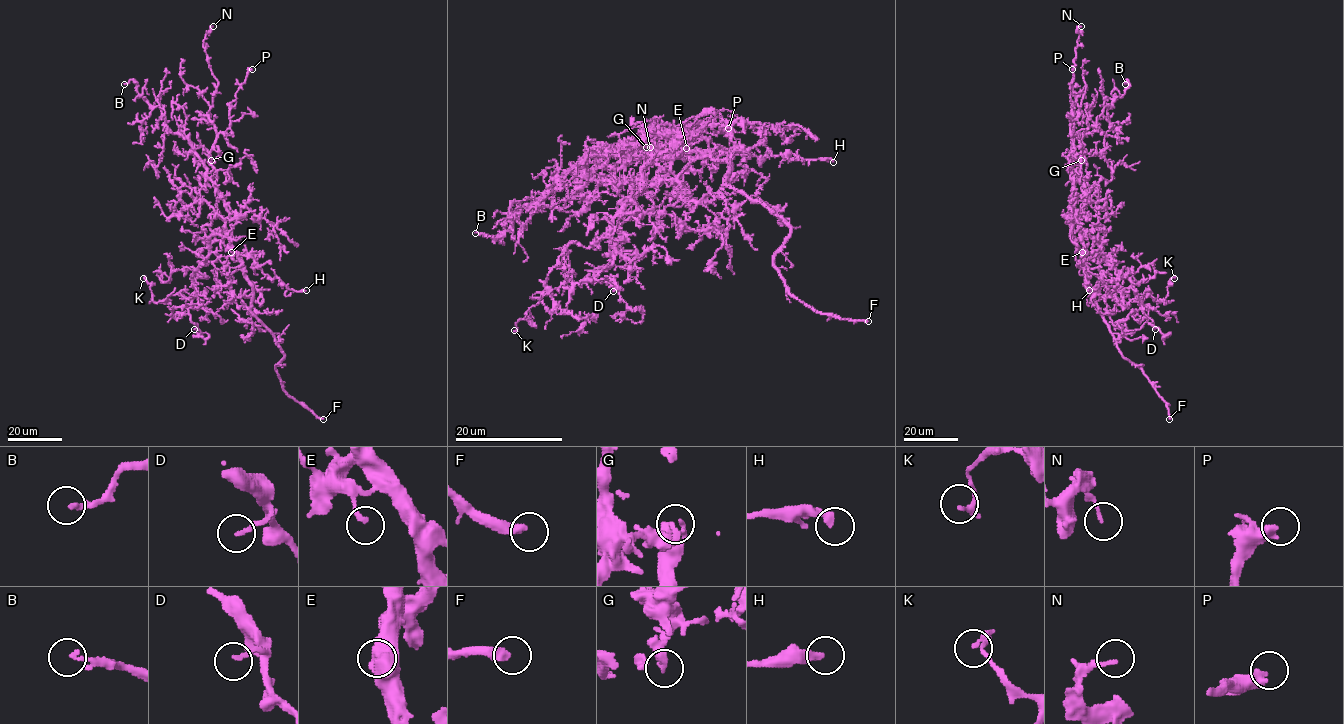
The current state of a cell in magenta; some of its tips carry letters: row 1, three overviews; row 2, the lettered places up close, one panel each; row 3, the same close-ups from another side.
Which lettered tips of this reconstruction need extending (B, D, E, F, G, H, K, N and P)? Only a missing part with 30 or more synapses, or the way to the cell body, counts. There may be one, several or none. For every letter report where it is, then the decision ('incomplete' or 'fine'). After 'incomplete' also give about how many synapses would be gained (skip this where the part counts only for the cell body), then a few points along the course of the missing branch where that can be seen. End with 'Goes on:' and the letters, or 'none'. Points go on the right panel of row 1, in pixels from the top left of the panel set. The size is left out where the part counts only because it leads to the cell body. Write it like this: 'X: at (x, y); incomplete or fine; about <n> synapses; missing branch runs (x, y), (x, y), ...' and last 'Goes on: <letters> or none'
B: at (1125, 84); fine
D: at (1155, 329); fine
E: at (1082, 252); fine
F: at (1169, 419); incomplete
G: at (1081, 160); fine
H: at (1089, 290); fine
K: at (1174, 278); fine
N: at (1081, 26); fine
P: at (1072, 69); fine
Goes on: F

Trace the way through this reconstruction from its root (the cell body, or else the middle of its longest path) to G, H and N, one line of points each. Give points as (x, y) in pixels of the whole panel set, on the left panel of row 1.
G: (231, 241), (226, 226), (229, 211), (217, 189), (217, 172), (211, 160)
H: (231, 241), (240, 254), (251, 257), (264, 274), (272, 279), (277, 277), (289, 289), (306, 290)
N: (231, 241), (226, 226), (229, 211), (209, 157), (216, 137), (209, 108), (218, 82), (203, 40), (213, 26)

